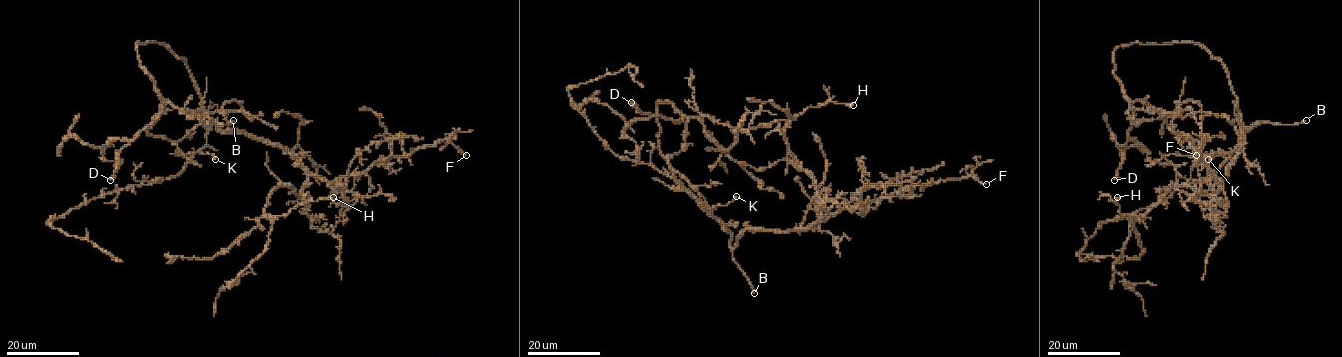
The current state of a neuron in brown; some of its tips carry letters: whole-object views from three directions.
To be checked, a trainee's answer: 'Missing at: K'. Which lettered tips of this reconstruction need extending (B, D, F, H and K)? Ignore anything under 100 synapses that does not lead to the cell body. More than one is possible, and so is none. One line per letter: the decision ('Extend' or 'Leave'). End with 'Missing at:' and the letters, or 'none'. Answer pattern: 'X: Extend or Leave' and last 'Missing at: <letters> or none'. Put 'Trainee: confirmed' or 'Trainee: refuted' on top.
Trainee: refuted
B: Extend
D: Leave
F: Leave
H: Leave
K: Leave
Missing at: B

